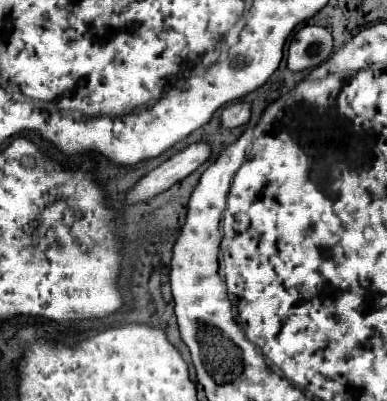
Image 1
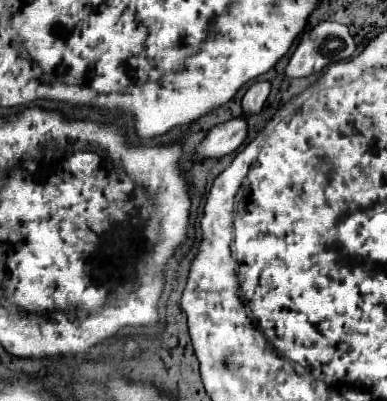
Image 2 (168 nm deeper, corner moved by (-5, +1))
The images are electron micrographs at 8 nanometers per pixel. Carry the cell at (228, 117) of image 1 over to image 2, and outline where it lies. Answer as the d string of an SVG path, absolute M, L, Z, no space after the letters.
M256 82L248 88L248 92L242 98L242 114L244 116L254 116L262 110L266 98L270 92L270 84L268 82Z

